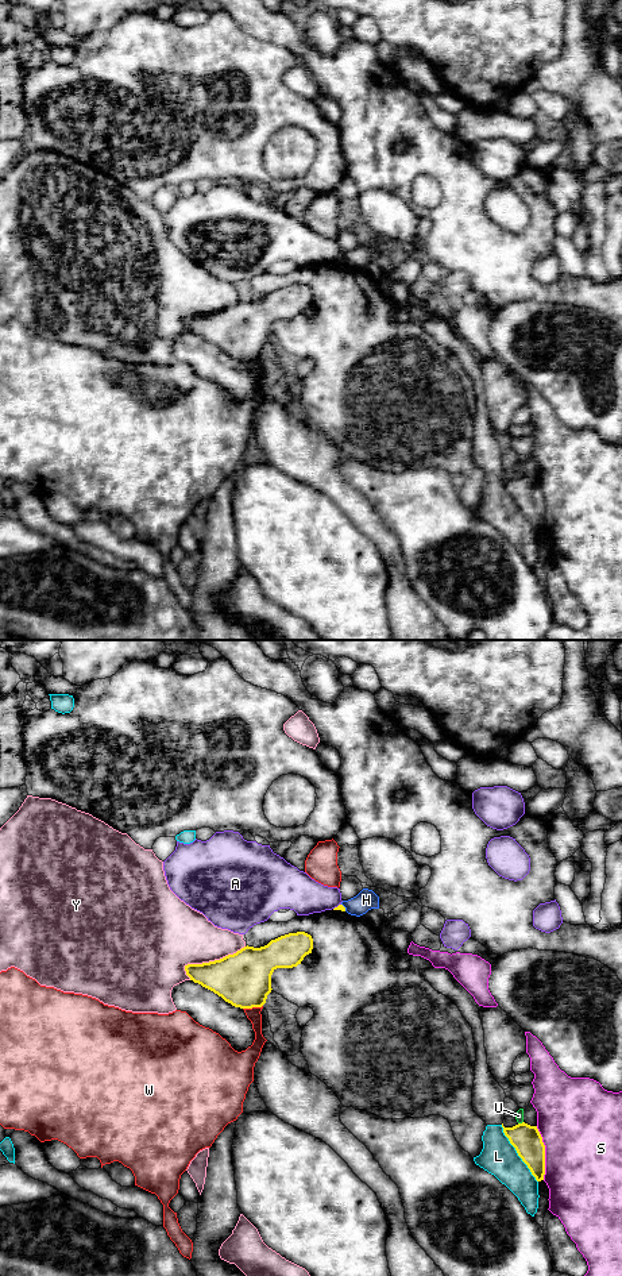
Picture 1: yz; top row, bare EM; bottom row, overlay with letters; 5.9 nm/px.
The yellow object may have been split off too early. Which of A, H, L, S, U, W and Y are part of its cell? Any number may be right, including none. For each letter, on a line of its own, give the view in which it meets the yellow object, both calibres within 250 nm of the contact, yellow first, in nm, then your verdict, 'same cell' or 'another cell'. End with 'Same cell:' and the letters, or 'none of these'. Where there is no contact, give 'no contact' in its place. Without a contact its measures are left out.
A: contact in yz; calibres 40 and 220 nm; another cell
H: contact in yz; calibres 40 and 120 nm; another cell
L: contact in yz; calibres 170 and 220 nm; another cell
S: contact in yz; calibres 170 and 460 nm; another cell
U: contact in yz; calibres 170 and 50 nm; another cell
W: contact in yz; calibres 320 and 80 nm; another cell
Y: contact in yz; calibres 320 and 360 nm; another cell
Same cell: none of these

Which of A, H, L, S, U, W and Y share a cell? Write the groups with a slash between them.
A / H L / S / U / W / Y

